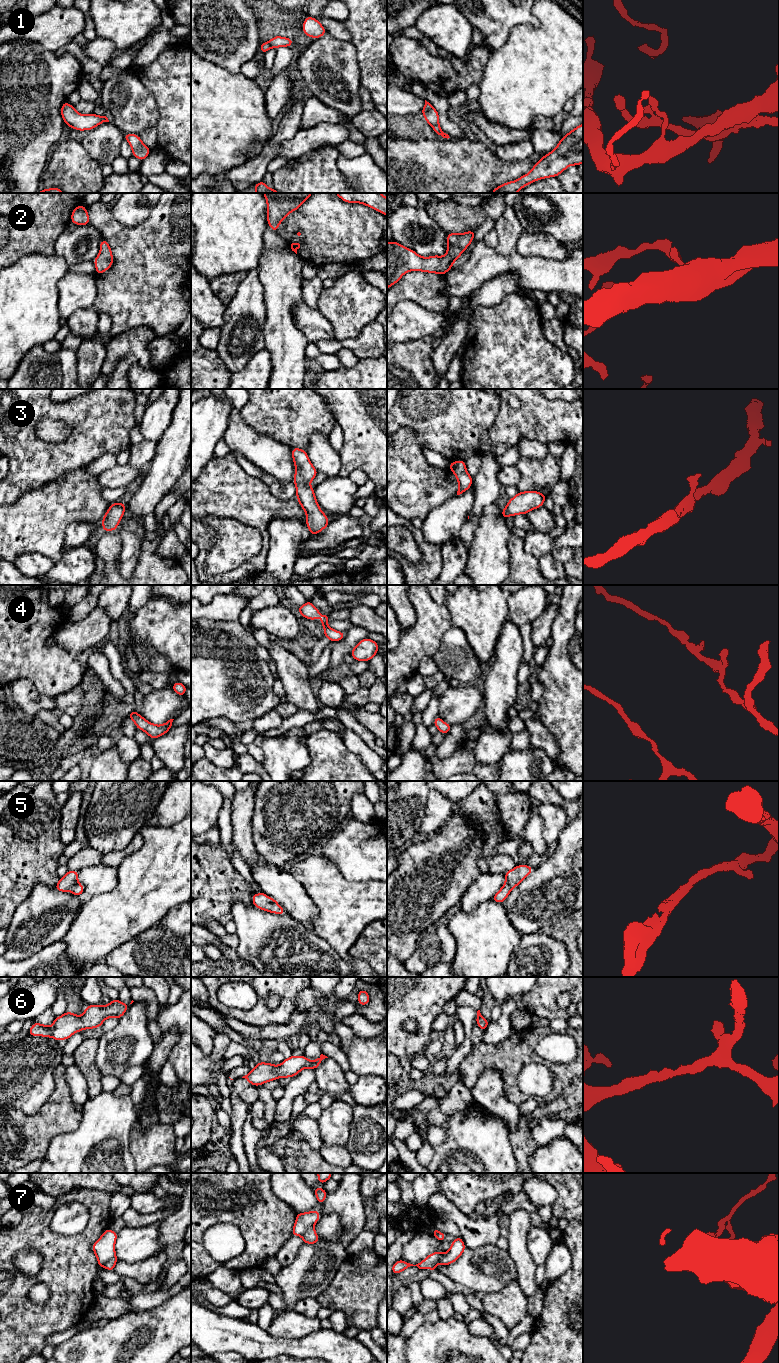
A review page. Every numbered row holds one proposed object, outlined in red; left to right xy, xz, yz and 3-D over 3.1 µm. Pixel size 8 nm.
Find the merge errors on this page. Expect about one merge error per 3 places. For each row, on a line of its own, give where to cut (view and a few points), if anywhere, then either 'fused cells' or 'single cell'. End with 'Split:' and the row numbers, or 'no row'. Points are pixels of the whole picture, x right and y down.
1: yz (438, 122), (432, 127) | fused cells
2: no cut | single cell
3: no cut | single cell
4: no cut | single cell
5: no cut | single cell
6: no cut | single cell
7: xy (116, 1257), (103, 1265) | fused cells
Split: 1, 7

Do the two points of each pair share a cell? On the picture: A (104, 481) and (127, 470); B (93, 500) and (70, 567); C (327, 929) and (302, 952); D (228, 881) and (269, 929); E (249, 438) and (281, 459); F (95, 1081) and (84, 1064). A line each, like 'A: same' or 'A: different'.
A: same
B: different
C: different
D: different
E: same
F: same

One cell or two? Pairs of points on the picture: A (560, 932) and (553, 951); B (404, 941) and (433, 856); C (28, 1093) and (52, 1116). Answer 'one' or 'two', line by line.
A: two
B: one
C: two

